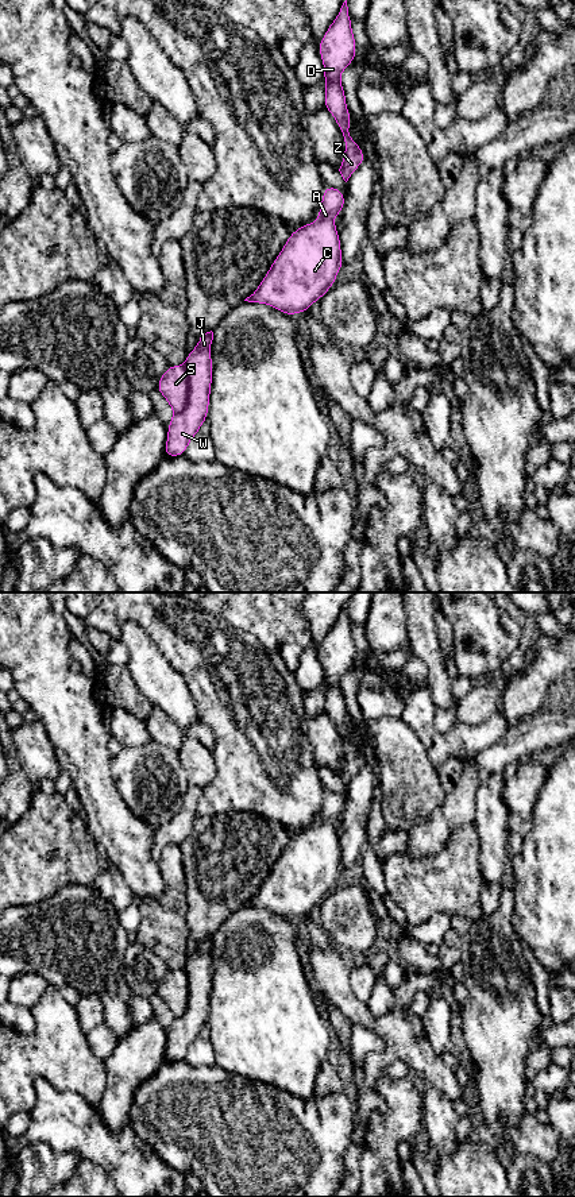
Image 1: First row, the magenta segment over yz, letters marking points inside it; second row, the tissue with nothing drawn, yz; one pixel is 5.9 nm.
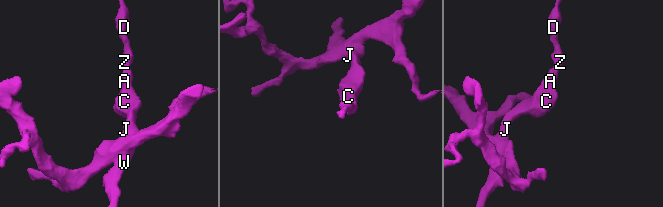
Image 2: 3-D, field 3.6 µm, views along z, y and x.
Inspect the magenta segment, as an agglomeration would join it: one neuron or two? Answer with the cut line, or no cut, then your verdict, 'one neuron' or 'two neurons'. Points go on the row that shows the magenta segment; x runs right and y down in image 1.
cut yz (184, 365), (188, 373), (188, 401), (174, 413); two neurons

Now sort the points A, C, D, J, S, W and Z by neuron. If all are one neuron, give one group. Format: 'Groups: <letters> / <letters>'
Groups: A C D J W Z / S

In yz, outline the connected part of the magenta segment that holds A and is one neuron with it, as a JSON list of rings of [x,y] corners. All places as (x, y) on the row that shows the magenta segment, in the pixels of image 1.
[[[327,185],[319,220],[292,232],[258,289],[244,301],[266,304],[293,316],[321,300],[343,266],[333,220],[343,212],[344,201],[340,189]]]

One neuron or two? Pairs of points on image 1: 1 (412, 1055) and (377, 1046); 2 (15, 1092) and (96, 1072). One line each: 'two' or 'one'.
1: two
2: one

